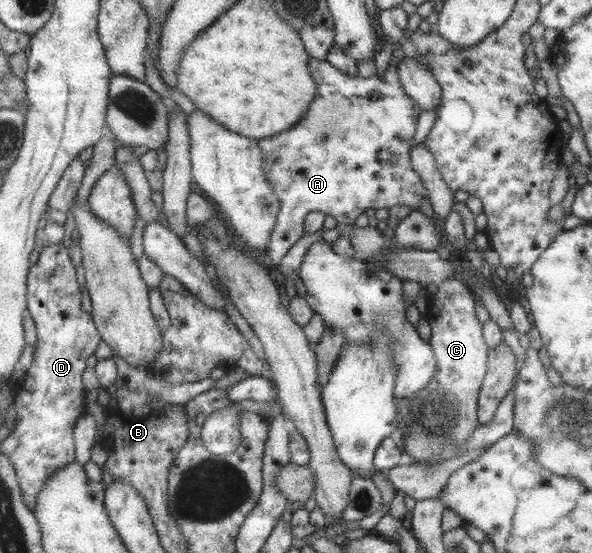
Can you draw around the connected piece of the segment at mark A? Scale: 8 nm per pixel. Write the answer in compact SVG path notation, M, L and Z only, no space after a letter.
M308 57L308 71L312 81L316 82L316 95L314 95L314 99L312 99L312 103L308 104L308 109L304 111L304 115L292 125L292 127L288 128L288 130L284 130L274 136L270 136L268 138L263 138L258 141L258 148L260 148L260 154L262 156L262 164L264 164L264 172L268 174L268 182L270 186L272 186L272 192L276 194L276 198L280 200L280 208L278 209L278 214L276 217L276 224L272 229L270 234L270 240L267 244L267 248L265 250L266 254L268 254L268 258L272 260L272 264L274 265L274 269L278 268L278 262L280 262L281 256L286 254L286 251L295 243L302 235L303 235L303 222L305 214L308 212L323 212L325 215L333 216L336 221L336 227L338 228L339 236L348 237L350 235L350 231L354 229L354 220L359 215L362 214L367 208L390 208L391 206L396 205L406 205L410 207L410 210L416 209L418 210L421 199L428 199L428 192L426 192L426 188L422 184L422 180L414 170L412 170L412 166L410 166L410 162L408 160L408 155L410 152L410 147L412 147L412 139L414 134L414 126L416 126L416 120L418 118L418 114L420 113L420 108L416 106L416 102L412 100L409 96L404 94L403 88L398 81L397 76L397 68L395 60L392 59L388 62L388 68L384 72L384 76L379 78L376 74L370 76L369 78L361 78L358 75L355 76L347 76L342 72L339 72L334 66L326 60L318 60L312 57Z

